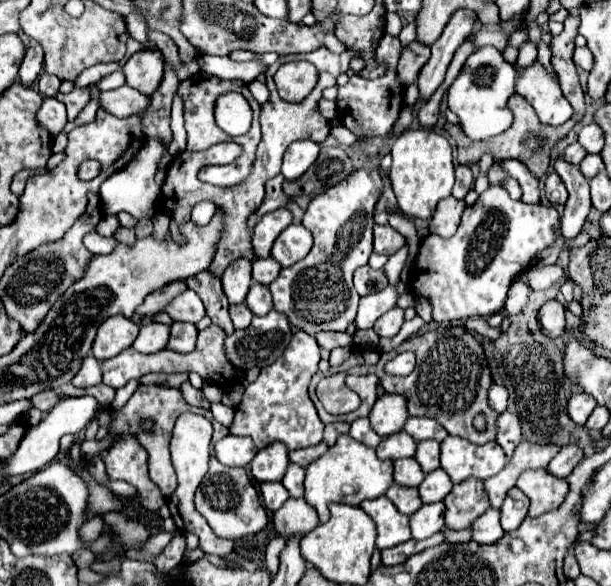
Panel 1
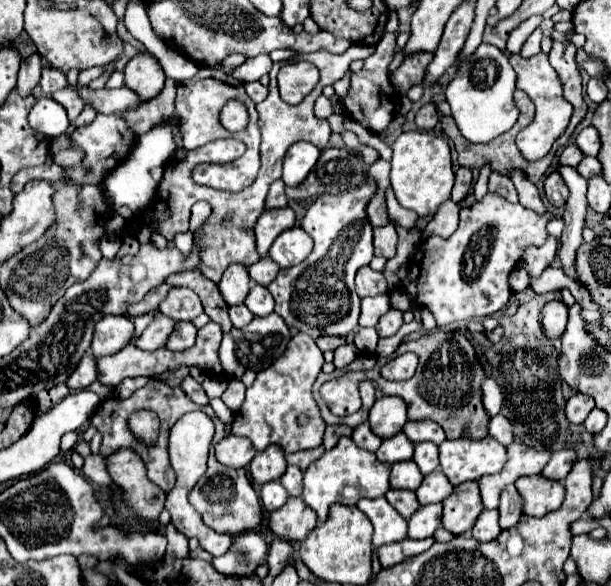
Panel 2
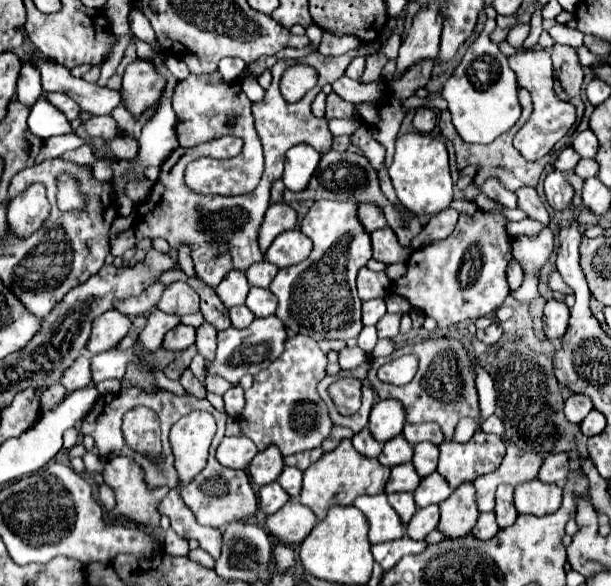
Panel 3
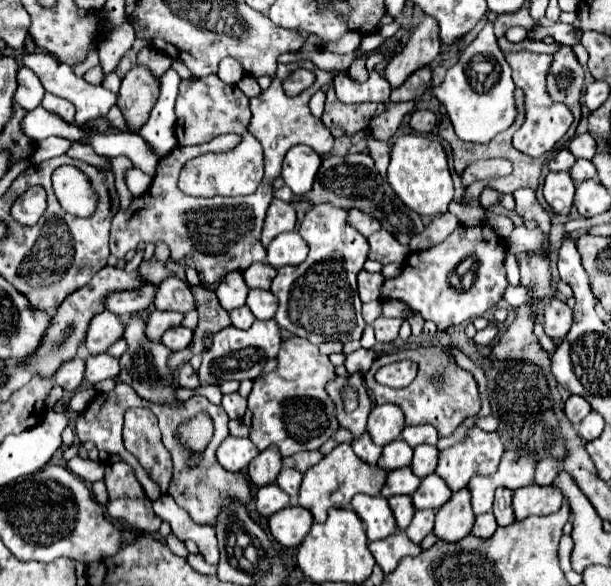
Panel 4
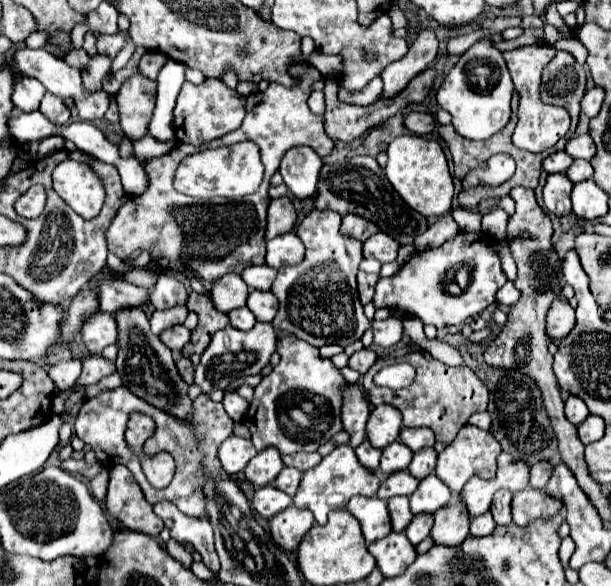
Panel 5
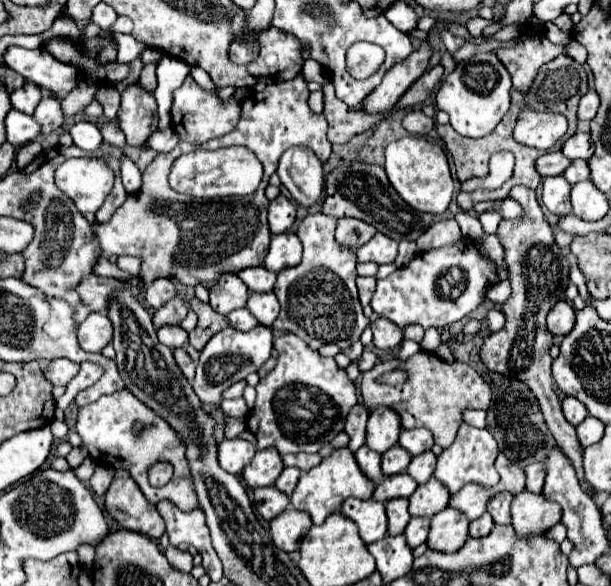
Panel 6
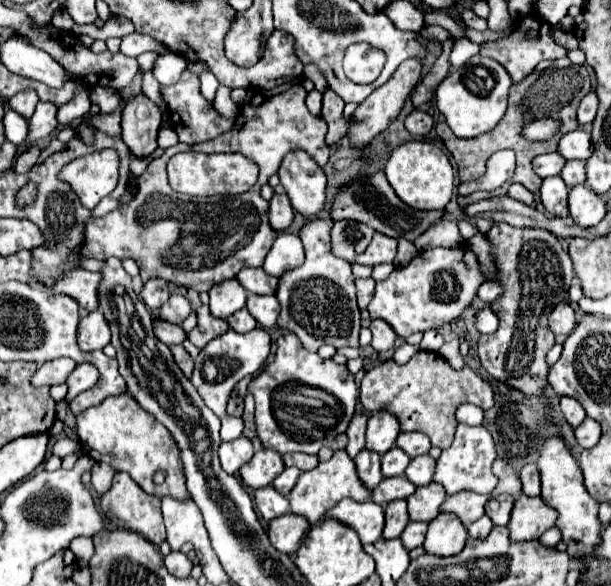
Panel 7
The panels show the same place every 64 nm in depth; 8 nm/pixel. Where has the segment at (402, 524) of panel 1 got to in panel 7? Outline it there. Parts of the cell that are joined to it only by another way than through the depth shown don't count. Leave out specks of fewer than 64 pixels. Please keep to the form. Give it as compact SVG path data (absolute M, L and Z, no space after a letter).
M340 500L324 514L324 518L340 520L344 526L356 530L362 544L372 544L380 540L384 530L384 510L372 500L366 502Z

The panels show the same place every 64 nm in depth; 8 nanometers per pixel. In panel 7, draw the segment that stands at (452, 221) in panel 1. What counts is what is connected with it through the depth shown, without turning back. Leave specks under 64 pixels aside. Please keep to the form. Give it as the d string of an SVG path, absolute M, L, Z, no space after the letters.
M440 220L436 224L432 224L420 238L416 238L416 248L418 250L430 250L436 246L442 248L458 248L464 244L456 222L452 220Z

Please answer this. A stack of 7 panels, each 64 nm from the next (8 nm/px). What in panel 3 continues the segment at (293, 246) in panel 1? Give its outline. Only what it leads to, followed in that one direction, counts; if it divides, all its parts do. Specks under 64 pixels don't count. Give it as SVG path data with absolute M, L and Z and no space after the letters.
M294 228L276 236L274 244L266 250L266 258L278 268L284 268L306 260L310 250L312 250L312 242L298 228Z

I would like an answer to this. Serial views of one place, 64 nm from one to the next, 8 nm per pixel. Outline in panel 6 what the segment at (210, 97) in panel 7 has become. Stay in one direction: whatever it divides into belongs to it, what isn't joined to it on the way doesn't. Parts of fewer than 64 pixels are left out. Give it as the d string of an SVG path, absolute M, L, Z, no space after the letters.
M193 67L190 70L190 75L196 83L205 90L214 90L216 88L210 76L200 67Z

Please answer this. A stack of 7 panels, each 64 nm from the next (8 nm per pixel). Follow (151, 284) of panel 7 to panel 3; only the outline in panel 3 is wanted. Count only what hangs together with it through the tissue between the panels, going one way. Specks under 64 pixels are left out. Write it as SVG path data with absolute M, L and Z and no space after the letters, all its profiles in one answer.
M172 282L164 288L156 308L168 314L186 316L198 312L198 296L186 282Z

